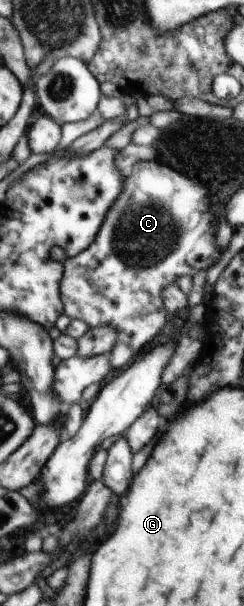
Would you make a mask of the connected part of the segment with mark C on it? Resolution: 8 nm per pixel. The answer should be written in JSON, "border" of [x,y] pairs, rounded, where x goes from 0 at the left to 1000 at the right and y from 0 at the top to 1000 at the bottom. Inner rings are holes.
{"border":[[[639,262],[566,267],[537,276],[537,285],[508,294],[508,312],[475,327],[439,360],[426,380],[393,406],[365,406],[344,419],[262,429],[262,518],[295,526],[352,531],[365,541],[459,538],[484,548],[475,569],[443,584],[459,611],[516,607],[549,587],[607,568],[680,535],[680,512],[664,505],[664,479],[697,469],[725,469],[742,455],[820,452],[898,432],[926,411],[898,413],[885,403],[893,366],[865,350],[861,320],[811,300],[754,294],[721,281]]]}

